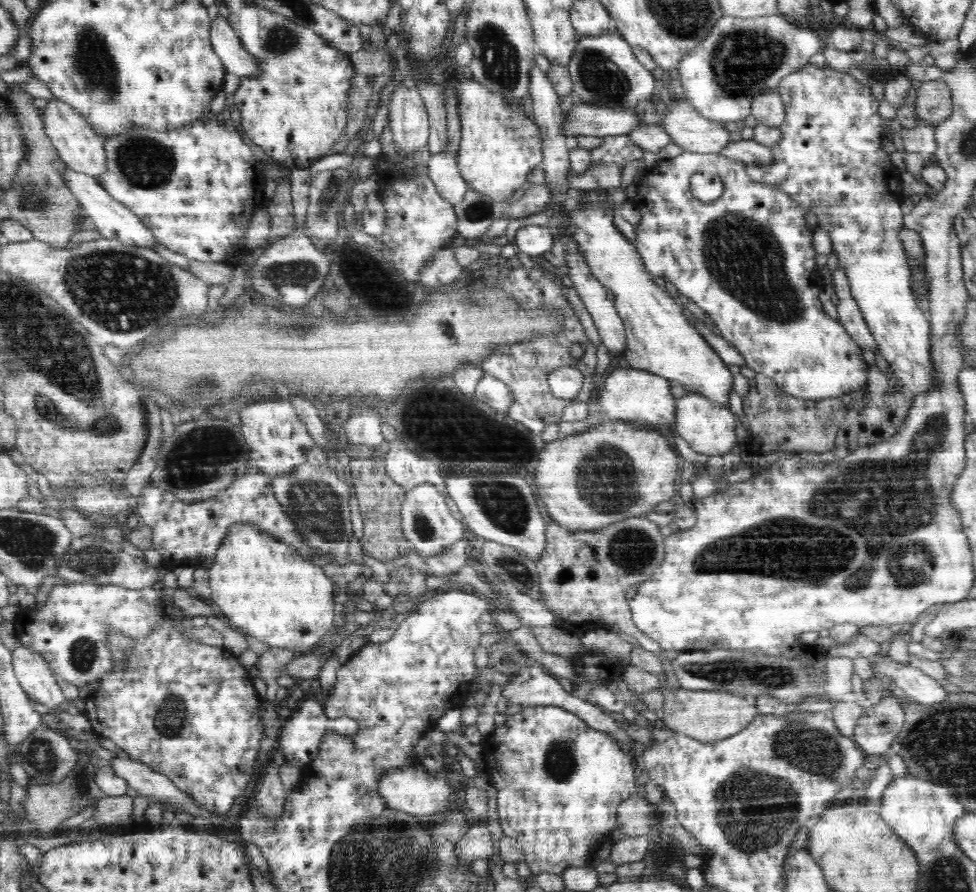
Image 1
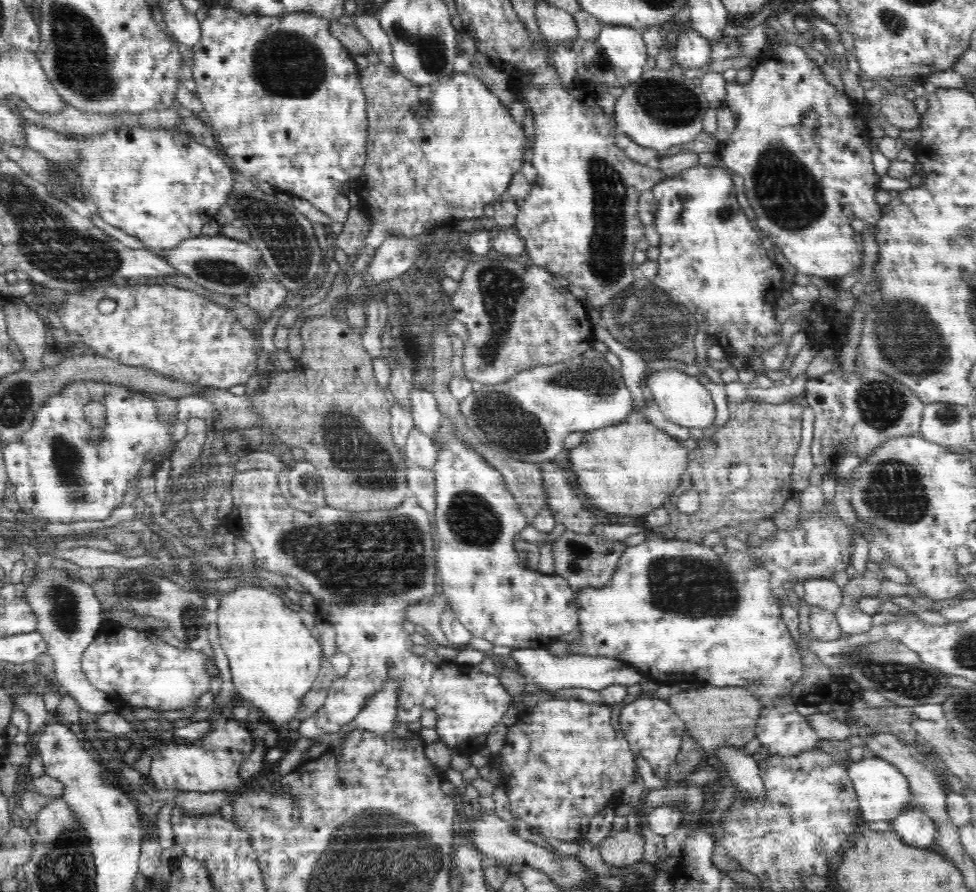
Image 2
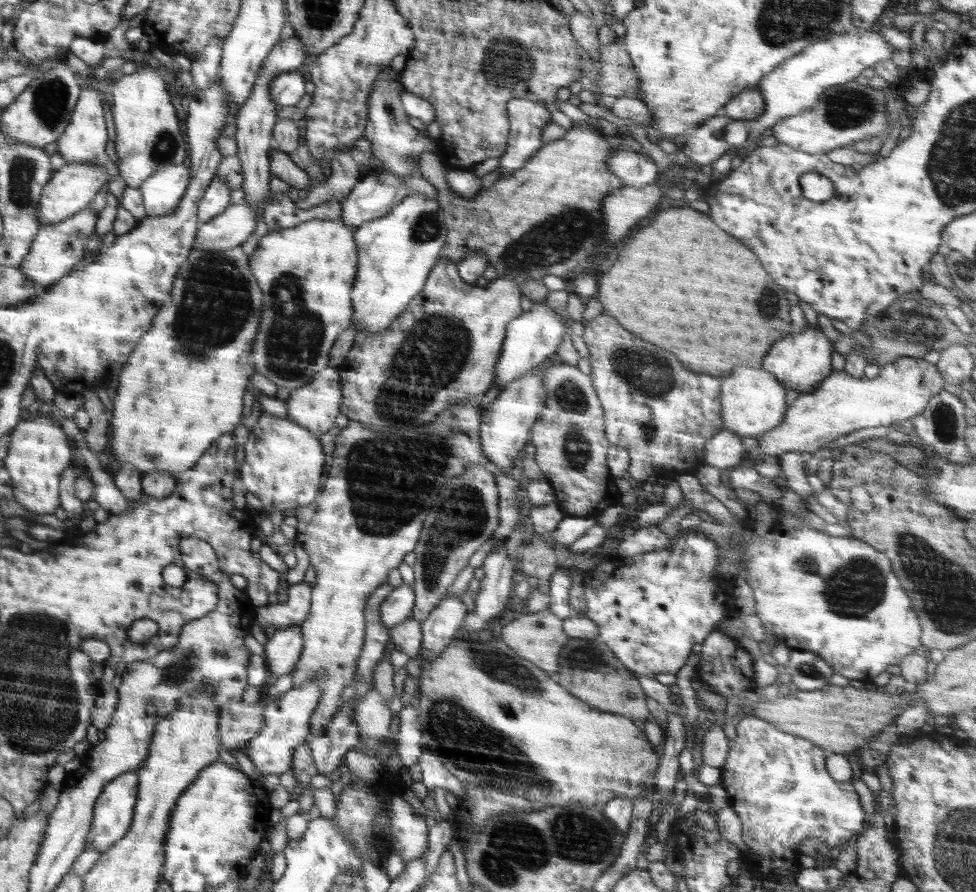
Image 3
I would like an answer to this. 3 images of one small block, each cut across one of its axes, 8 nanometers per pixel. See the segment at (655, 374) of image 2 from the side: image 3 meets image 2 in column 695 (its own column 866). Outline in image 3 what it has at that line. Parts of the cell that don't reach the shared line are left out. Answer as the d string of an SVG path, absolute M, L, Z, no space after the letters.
M898 356L893 362L881 366L876 378L855 378L846 371L833 371L823 383L812 393L800 394L800 396L788 406L786 416L780 424L768 432L758 436L758 447L765 456L782 456L792 450L816 452L822 449L830 441L850 434L860 428L871 426L891 426L901 424L904 421L922 413L930 400L944 391L942 373L936 365L929 363L922 357Z

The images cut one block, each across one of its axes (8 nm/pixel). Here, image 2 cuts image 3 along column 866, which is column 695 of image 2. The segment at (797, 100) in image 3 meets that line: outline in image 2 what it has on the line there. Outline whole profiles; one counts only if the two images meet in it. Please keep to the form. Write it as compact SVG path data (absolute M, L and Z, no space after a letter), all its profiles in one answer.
M689 26L676 29L676 35L676 64L686 69L705 70L711 63L708 39Z

